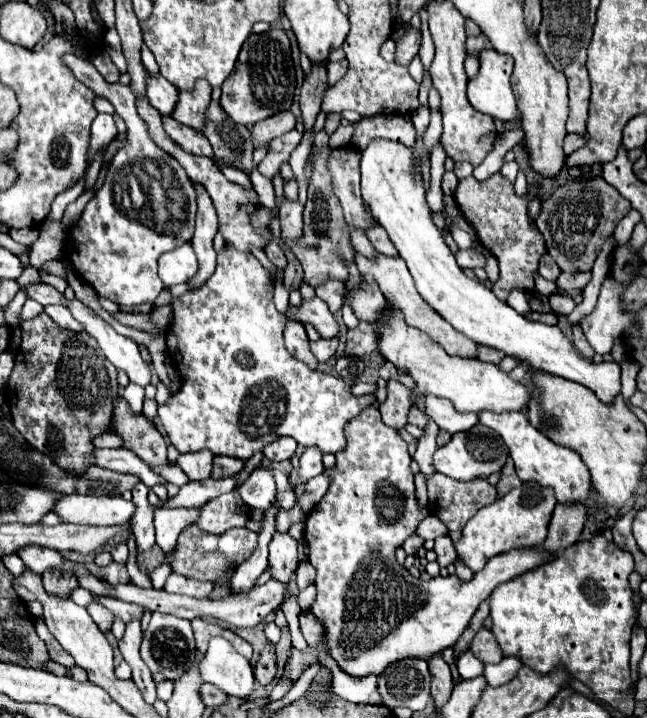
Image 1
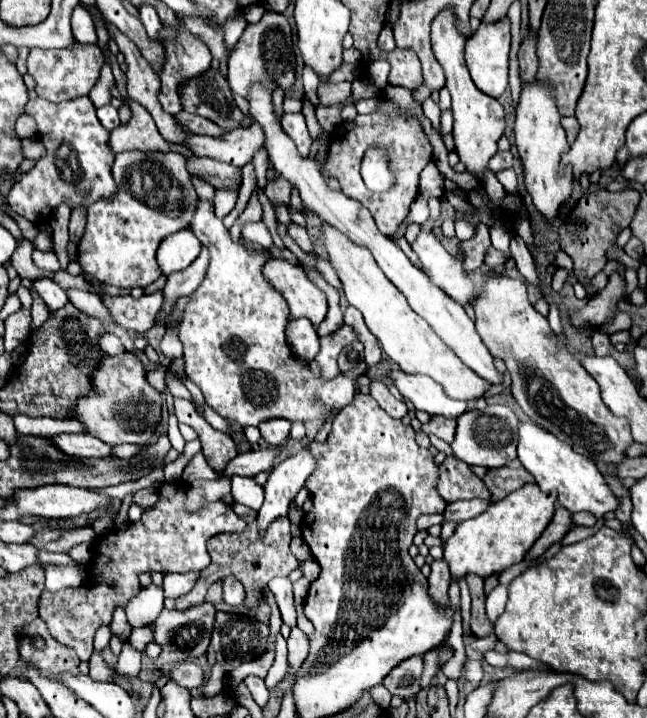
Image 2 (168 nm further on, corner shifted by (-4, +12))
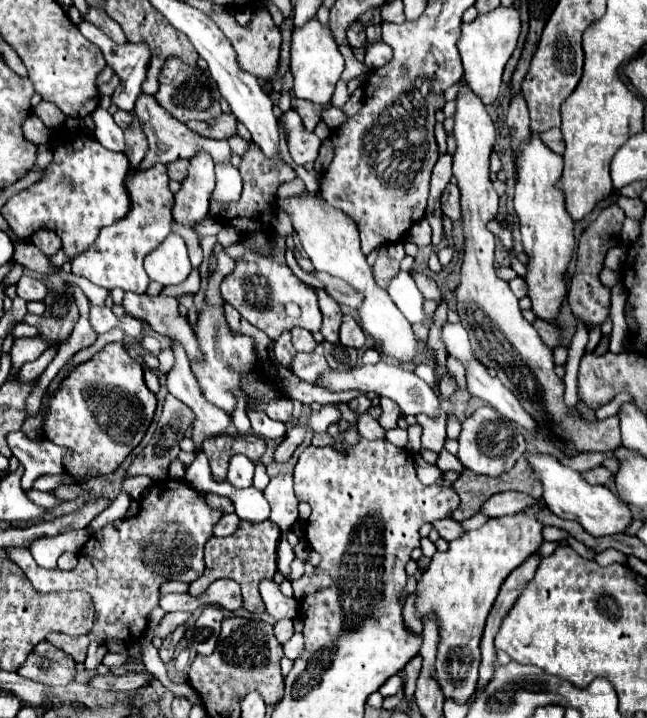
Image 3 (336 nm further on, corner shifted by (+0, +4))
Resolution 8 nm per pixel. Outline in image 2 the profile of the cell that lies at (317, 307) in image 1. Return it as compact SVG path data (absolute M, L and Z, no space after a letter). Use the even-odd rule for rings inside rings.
M271 258L265 264L265 278L281 292L281 296L287 300L289 310L291 310L291 320L295 318L309 318L315 326L319 326L325 320L327 314L327 298L323 294L323 290L319 290L307 276L307 272L297 266L297 264L289 264L287 260L279 260L279 258Z

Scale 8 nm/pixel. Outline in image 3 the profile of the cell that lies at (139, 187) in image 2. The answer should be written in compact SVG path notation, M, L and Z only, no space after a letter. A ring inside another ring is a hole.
M155 164L145 172L135 172L131 180L127 180L127 192L131 196L129 214L123 220L103 228L93 246L87 252L73 258L73 274L85 276L93 284L103 286L107 290L123 288L125 292L145 294L149 286L149 276L143 270L143 258L153 248L157 248L171 232L173 194L167 184L169 174L167 168L161 164Z

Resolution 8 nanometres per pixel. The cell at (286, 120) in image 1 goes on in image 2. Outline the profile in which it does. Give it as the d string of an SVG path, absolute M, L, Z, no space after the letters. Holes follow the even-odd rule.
M253 122L247 128L237 128L219 138L189 134L187 146L195 152L195 156L207 156L243 168L247 162L253 160L263 142L265 142L265 132L257 122Z

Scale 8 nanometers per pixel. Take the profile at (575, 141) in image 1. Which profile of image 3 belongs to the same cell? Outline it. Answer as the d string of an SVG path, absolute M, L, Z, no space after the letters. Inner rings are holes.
M553 128L553 130L545 132L545 134L541 134L541 140L543 140L545 146L547 146L549 150L553 150L555 154L563 154L565 142L563 142L563 136L561 136L561 130L559 130L559 128Z

